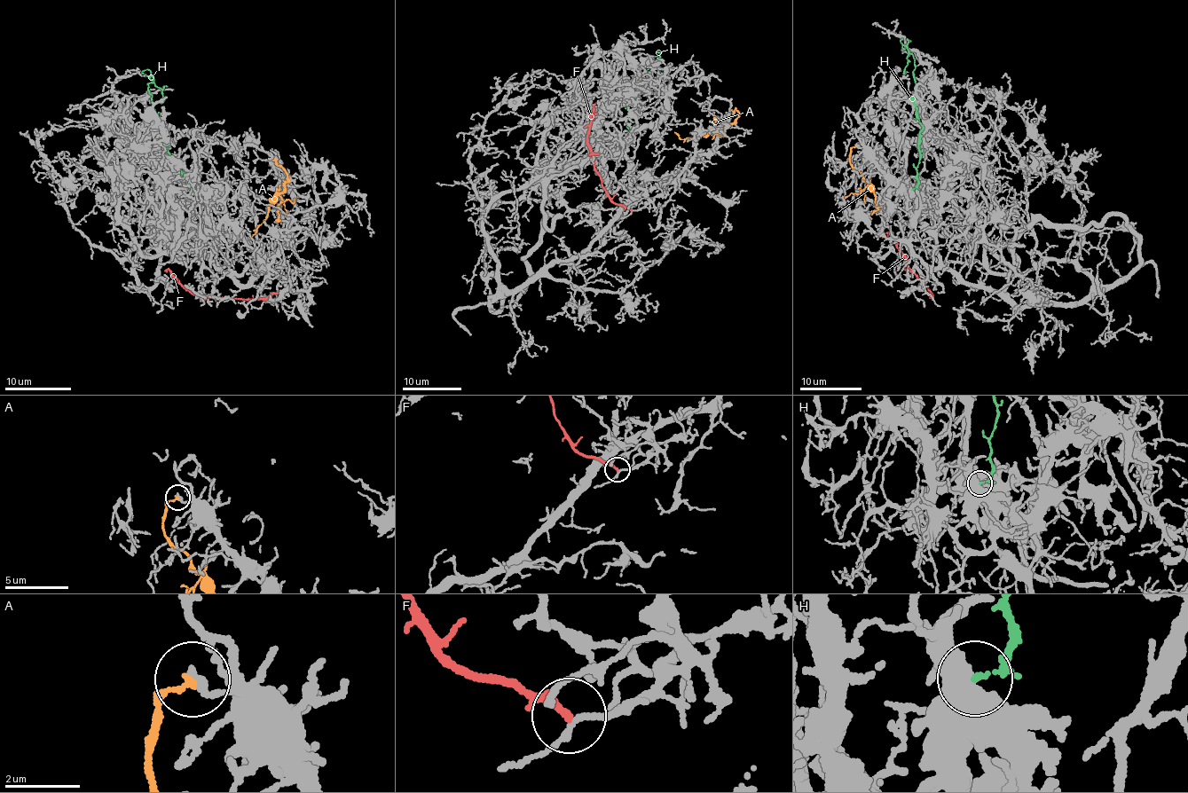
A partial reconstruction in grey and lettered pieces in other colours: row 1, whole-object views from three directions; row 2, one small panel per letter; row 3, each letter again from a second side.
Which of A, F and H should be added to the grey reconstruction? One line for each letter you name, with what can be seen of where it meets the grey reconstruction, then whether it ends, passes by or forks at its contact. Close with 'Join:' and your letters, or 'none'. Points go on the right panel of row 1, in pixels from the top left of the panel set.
Join: none

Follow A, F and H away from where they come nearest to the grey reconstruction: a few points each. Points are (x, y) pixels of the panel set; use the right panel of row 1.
A: (856, 145), (849, 153), (850, 160), (853, 168), (874, 192), (877, 208), (871, 214)
F: (930, 296), (908, 270), (885, 223), (880, 224)
H: (911, 189), (918, 181), (916, 172), (922, 129), (916, 113), (915, 63), (910, 53), (904, 71)

